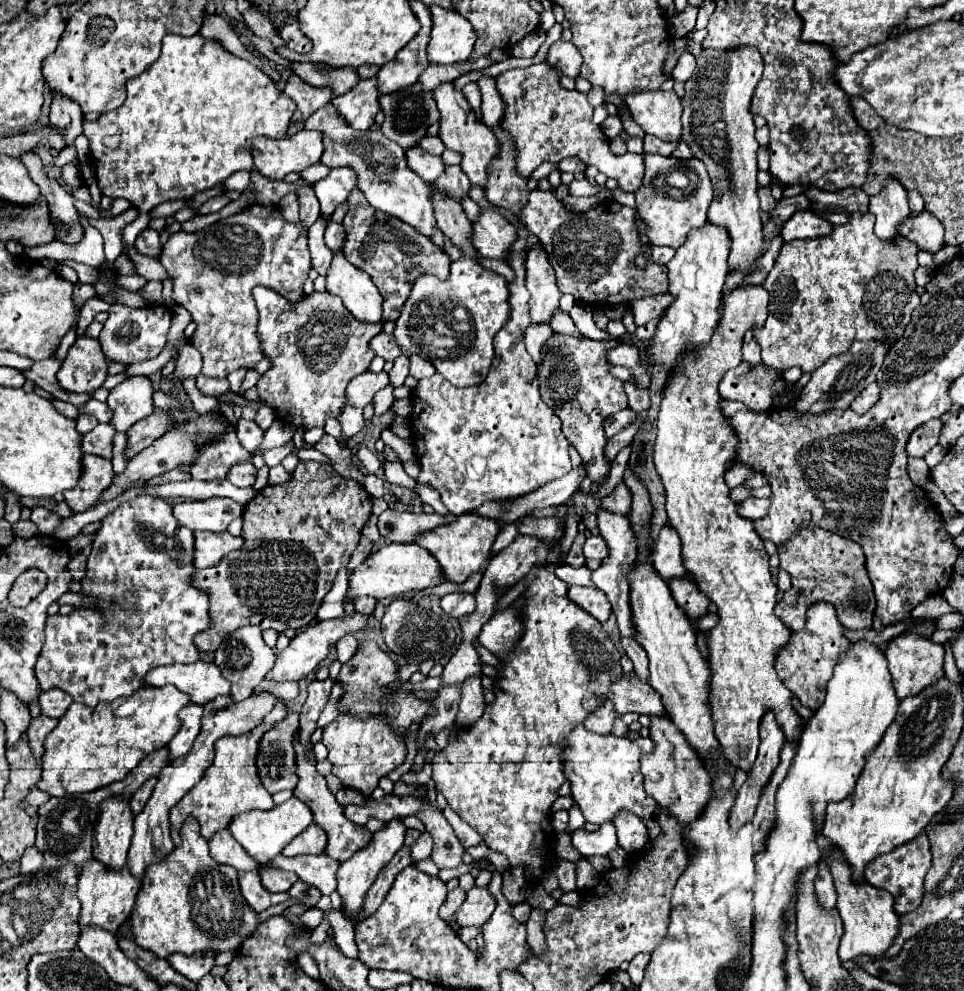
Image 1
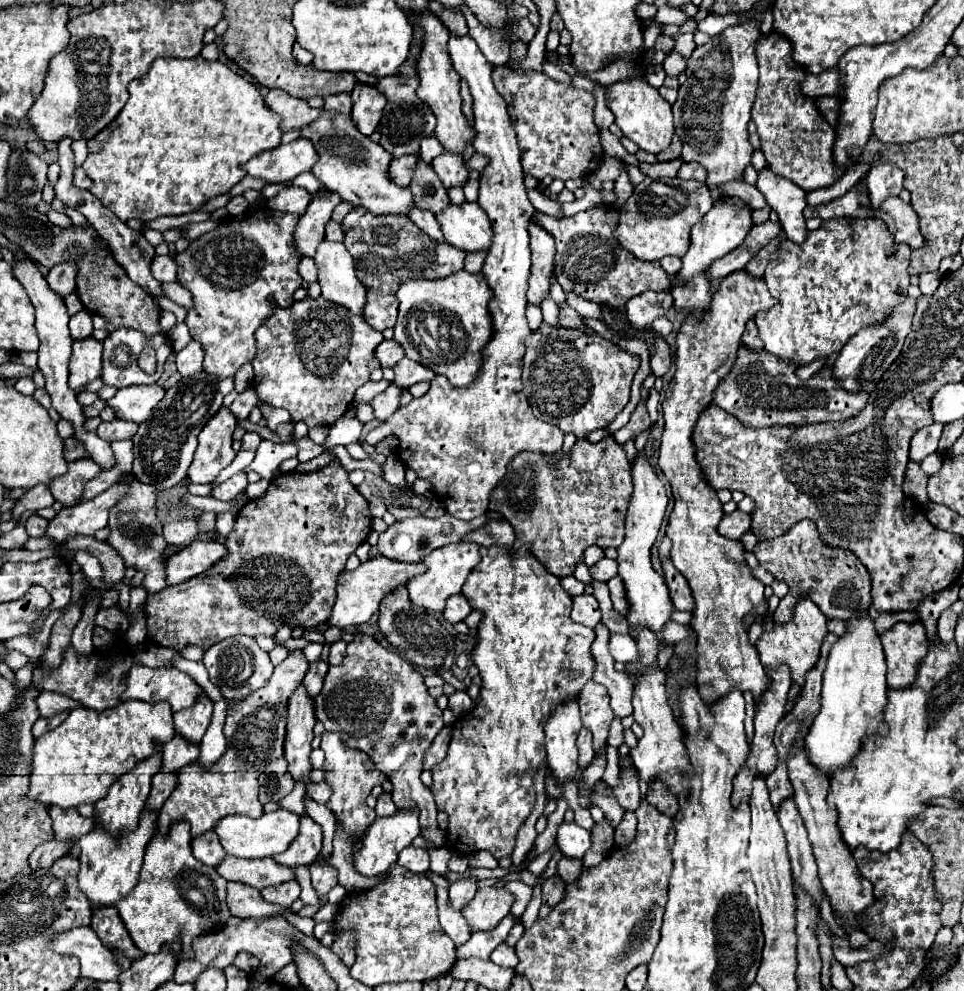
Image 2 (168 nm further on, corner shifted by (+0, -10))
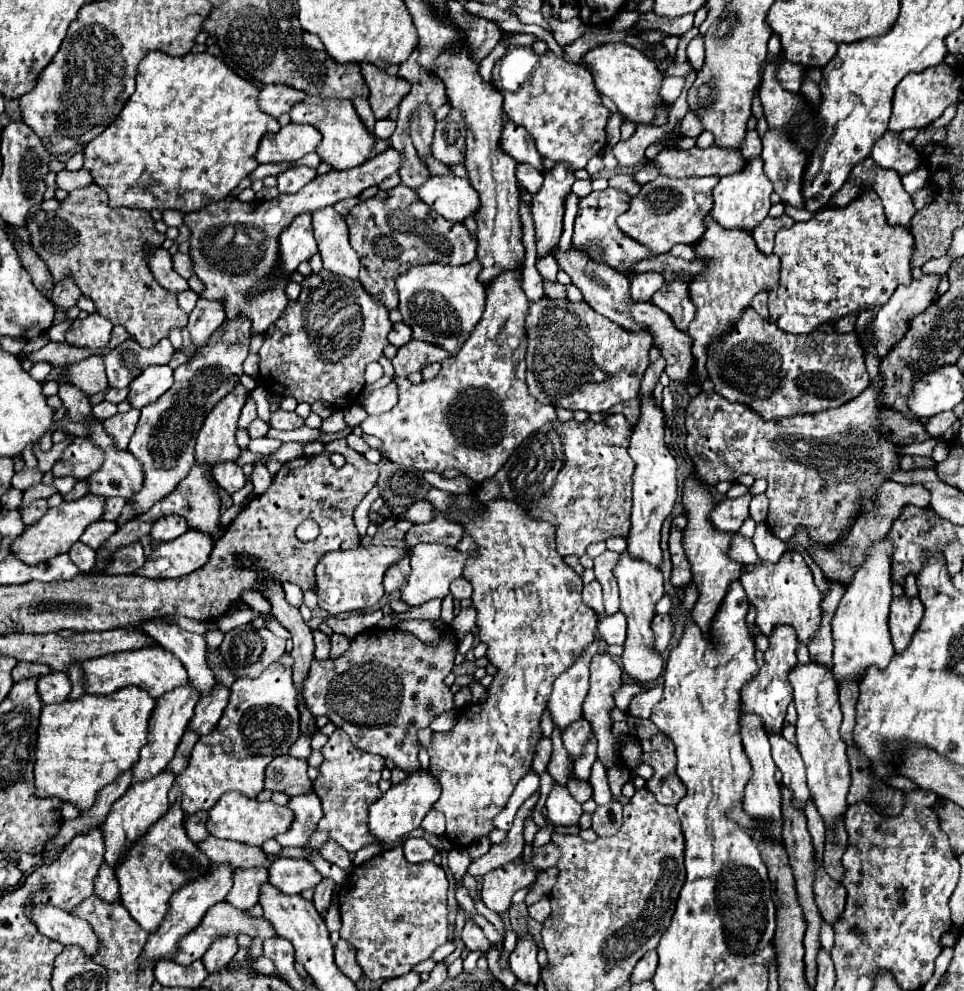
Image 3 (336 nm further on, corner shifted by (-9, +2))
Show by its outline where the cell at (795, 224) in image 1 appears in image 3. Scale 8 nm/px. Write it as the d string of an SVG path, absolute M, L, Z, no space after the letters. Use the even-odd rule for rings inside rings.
M768 129L762 137L762 161L764 173L772 181L774 191L784 205L804 209L804 195L800 195L800 179L804 179L804 167L808 155L790 141L788 133Z

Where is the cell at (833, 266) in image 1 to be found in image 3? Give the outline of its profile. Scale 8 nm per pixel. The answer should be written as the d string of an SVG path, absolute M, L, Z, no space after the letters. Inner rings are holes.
M868 191L864 195L860 195L856 201L852 201L848 207L842 207L842 209L834 209L834 207L826 207L822 213L816 213L810 221L806 223L794 223L790 229L780 229L776 233L776 245L774 245L774 253L780 257L782 261L782 267L780 267L780 283L776 289L770 291L770 297L768 297L768 309L770 309L770 319L784 331L784 333L792 333L792 335L806 335L806 333L812 333L816 331L820 325L824 323L834 323L838 319L842 319L844 315L850 315L850 313L860 313L868 307L872 309L878 309L882 305L886 305L886 301L892 297L892 293L898 289L898 285L904 285L904 283L910 283L912 281L912 269L910 269L910 257L912 257L912 247L914 247L914 239L912 239L912 233L906 229L906 227L892 227L888 225L886 221L886 215L884 215L884 207L880 203L880 197L874 193L874 191Z

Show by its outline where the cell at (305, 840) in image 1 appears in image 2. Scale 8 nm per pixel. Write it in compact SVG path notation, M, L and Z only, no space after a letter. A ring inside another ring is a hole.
M307 815L299 819L299 835L293 839L287 851L275 855L273 859L281 865L311 865L321 851L321 827Z

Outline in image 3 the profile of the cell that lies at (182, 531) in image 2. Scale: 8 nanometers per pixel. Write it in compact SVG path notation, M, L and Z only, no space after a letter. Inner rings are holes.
M164 515L154 523L150 537L158 541L172 541L186 533L186 527L186 519L180 519L180 515Z

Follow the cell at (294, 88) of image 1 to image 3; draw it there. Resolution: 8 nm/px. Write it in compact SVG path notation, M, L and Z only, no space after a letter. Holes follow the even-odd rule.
M264 85L258 97L258 105L264 113L272 117L280 117L282 113L290 113L296 103L306 97L304 91L296 91L294 87L286 85Z

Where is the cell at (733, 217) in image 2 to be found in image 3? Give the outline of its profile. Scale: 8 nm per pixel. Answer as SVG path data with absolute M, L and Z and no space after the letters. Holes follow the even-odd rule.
M750 159L746 169L728 177L722 177L720 183L714 187L714 207L710 211L710 217L718 221L724 229L744 229L752 231L756 229L766 217L768 209L772 207L770 203L770 193L772 193L772 183L762 171L762 159Z

